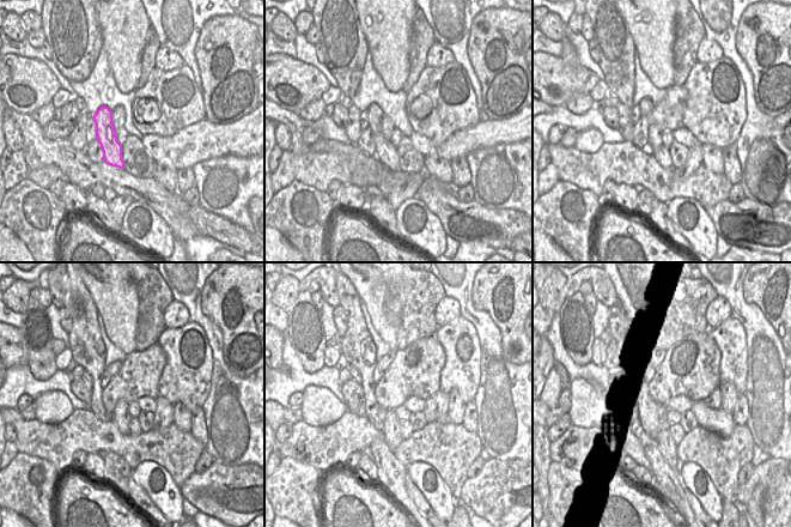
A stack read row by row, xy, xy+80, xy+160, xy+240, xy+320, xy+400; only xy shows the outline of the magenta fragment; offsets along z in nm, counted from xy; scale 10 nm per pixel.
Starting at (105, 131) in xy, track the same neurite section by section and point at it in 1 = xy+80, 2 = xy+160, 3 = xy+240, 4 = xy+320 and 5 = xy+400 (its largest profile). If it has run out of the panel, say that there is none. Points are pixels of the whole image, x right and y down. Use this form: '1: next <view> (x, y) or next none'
1: next xy+80 (385, 151)
2: next xy+160 (662, 155)
3: next xy+240 (134, 425)
4: next xy+320 (406, 429)
5: next xy+400 (676, 431)

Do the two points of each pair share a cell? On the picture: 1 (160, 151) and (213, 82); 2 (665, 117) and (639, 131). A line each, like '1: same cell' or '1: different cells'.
1: different cells
2: same cell

